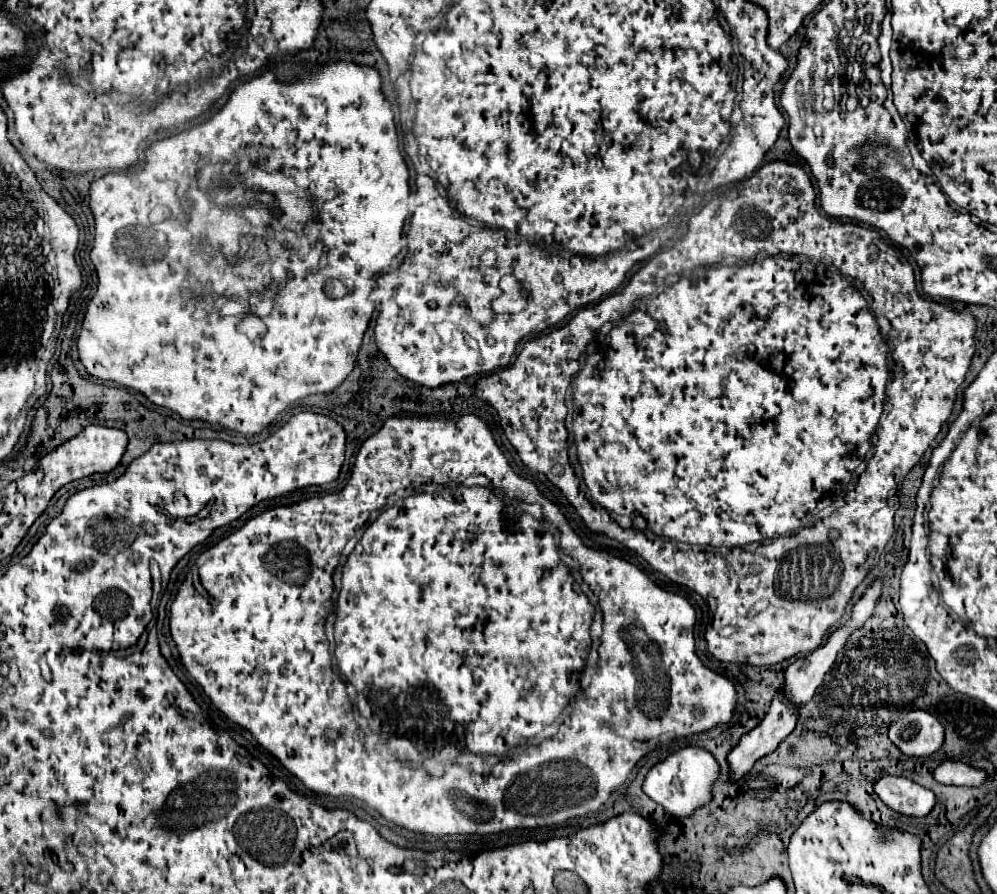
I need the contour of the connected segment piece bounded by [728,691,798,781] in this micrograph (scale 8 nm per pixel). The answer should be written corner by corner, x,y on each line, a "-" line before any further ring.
778,691
764,719
750,733
742,735
738,745
730,749
728,767
732,781
744,777
758,759
776,751
778,745
784,741
784,737
792,733
796,719
798,719
798,709
786,705
782,693

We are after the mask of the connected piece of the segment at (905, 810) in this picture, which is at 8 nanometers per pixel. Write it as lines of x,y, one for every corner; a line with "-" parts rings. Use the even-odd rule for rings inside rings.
886,775
874,783
874,793
896,813
924,817
934,807
934,793
906,777

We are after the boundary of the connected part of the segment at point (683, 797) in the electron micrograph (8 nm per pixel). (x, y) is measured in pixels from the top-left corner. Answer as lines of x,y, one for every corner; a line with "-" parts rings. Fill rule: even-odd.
688,745
672,755
668,755
664,761
656,763
648,773
642,783
642,791
654,799
658,805
662,805
669,814
674,817
686,817
694,813
694,809
702,807
702,803
710,801
710,791
712,783
718,777
718,763
702,747

